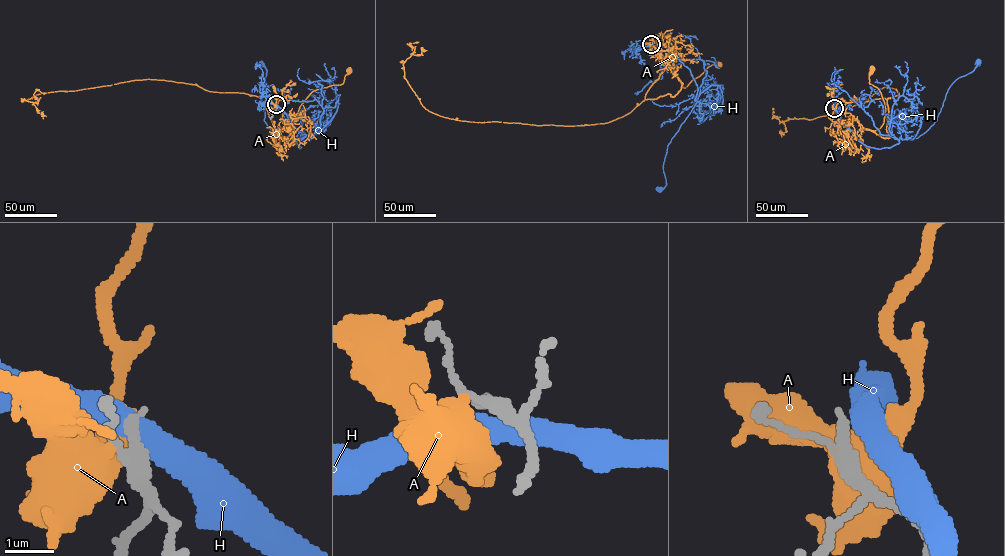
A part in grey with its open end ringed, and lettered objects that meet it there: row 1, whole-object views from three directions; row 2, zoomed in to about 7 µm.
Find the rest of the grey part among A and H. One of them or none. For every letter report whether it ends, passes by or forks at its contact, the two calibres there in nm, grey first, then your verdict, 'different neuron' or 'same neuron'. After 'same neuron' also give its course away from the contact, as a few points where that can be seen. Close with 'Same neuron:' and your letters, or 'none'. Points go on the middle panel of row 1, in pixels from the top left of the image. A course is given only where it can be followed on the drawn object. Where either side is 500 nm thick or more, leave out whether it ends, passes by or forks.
A: calibres 260 and 550 nm; different neuron
H: calibres 240 and 500 nm; different neuron
Same neuron: none

